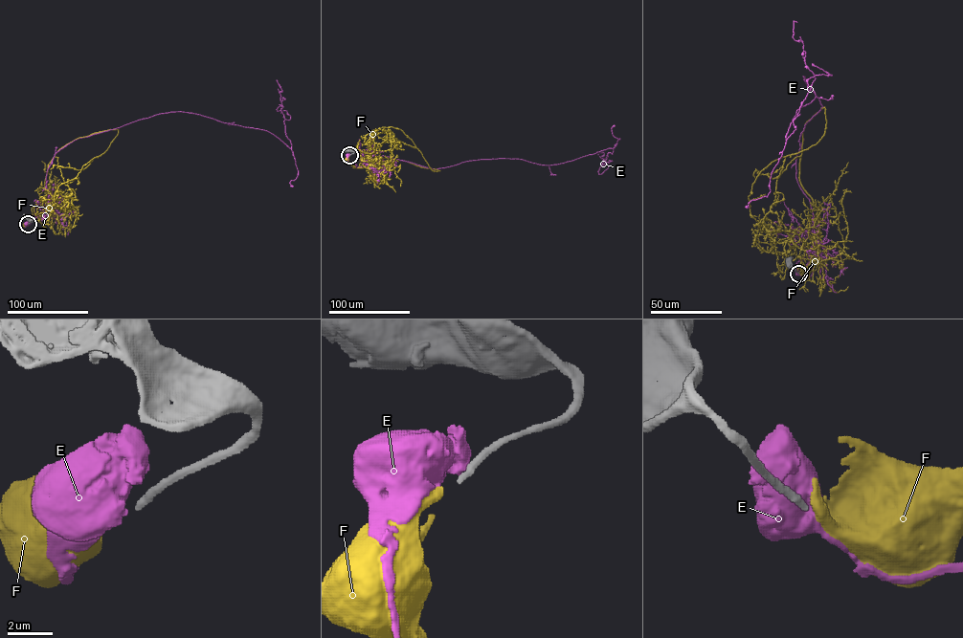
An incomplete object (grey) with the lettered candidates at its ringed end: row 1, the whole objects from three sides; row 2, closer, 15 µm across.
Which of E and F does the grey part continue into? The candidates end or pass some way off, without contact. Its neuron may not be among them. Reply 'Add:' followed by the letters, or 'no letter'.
Add: no letter

